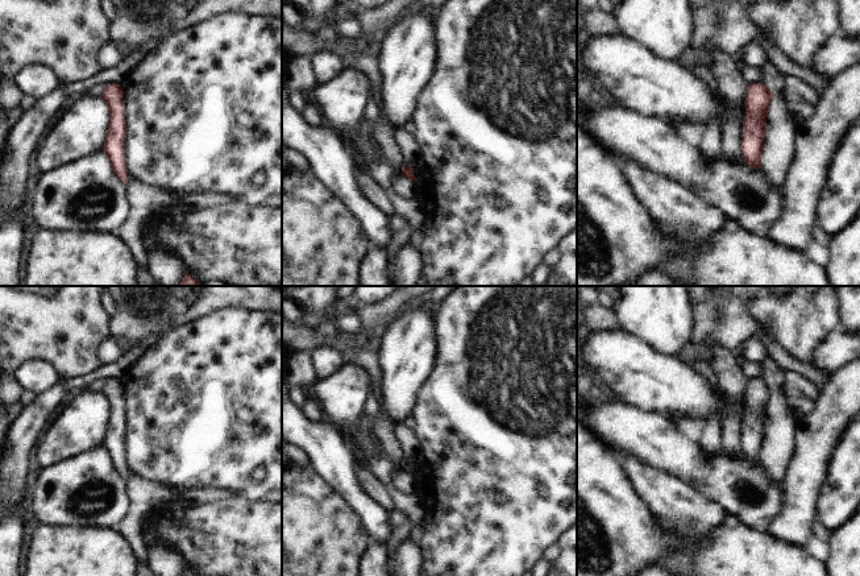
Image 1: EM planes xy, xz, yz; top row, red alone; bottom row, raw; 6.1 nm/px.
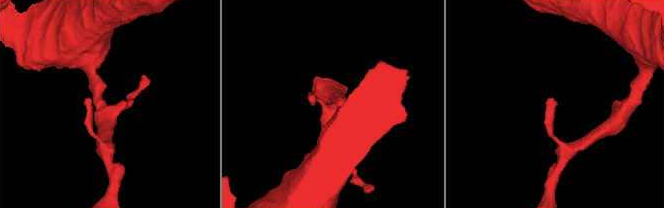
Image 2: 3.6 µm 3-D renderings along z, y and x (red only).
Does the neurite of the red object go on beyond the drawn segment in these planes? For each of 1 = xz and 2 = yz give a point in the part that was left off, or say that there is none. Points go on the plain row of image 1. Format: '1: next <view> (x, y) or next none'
1: next none
2: next none

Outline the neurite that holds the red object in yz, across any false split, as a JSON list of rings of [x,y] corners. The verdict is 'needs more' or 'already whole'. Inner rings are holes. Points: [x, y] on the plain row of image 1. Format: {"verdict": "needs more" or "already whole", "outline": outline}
{"verdict": "already whole", "outline": [[[763,377],[748,381],[741,446],[745,460],[752,464],[761,461],[761,448],[766,432],[768,403],[773,394],[774,389]]]}

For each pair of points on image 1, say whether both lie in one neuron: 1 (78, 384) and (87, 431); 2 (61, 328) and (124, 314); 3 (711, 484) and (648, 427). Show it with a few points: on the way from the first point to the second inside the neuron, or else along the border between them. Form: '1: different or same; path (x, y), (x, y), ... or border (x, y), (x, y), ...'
1: different; border (86, 388), (73, 396)
2: different; border (107, 316), (107, 334), (109, 336)
3: same; path (696, 469), (664, 443)

